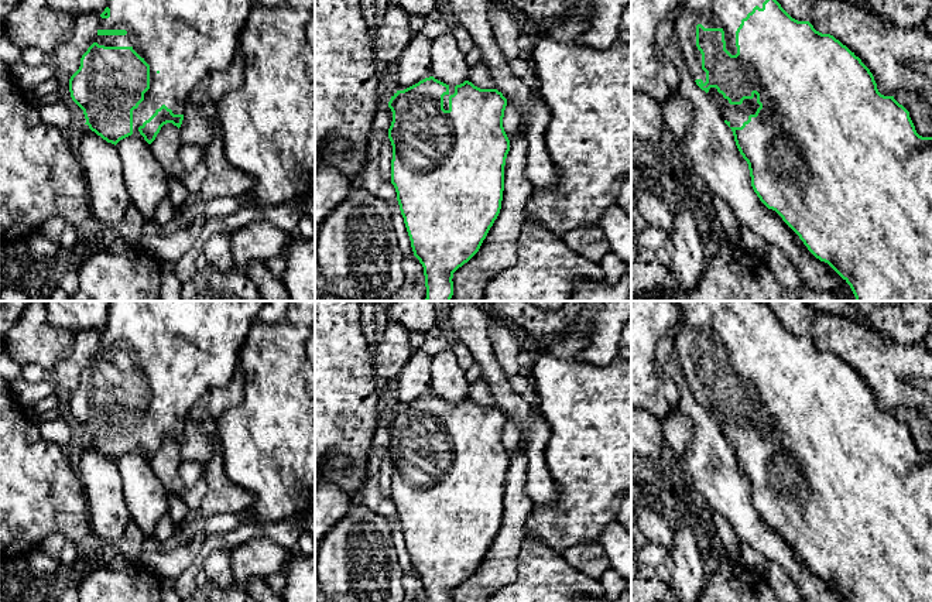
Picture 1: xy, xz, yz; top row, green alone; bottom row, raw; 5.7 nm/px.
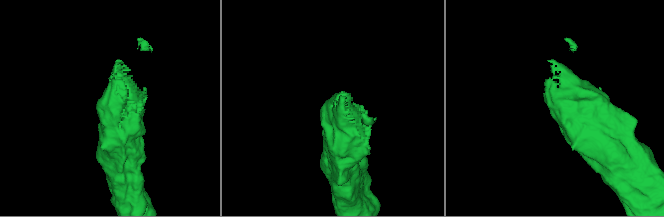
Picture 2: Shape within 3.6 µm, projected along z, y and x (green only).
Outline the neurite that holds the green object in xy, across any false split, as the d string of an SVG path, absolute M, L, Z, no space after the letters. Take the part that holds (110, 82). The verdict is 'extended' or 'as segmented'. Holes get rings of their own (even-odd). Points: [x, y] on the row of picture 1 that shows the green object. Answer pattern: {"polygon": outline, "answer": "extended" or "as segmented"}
{"polygon": "M107 0L106 8L99 18L96 40L82 55L79 69L69 79L71 98L83 110L86 119L85 124L103 140L114 146L137 131L151 144L161 127L167 123L172 123L179 129L193 88L208 73L223 71L232 65L237 54L240 33L256 1L257 0Z", "answer": "extended"}

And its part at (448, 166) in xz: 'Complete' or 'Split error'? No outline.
Split error

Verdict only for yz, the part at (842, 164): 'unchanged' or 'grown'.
grown

